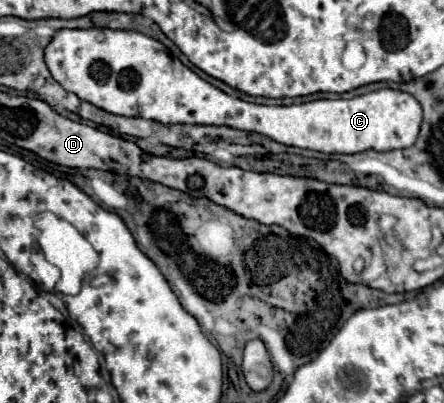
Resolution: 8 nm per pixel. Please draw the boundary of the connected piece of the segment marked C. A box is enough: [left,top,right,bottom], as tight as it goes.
[44,30,422,154]

